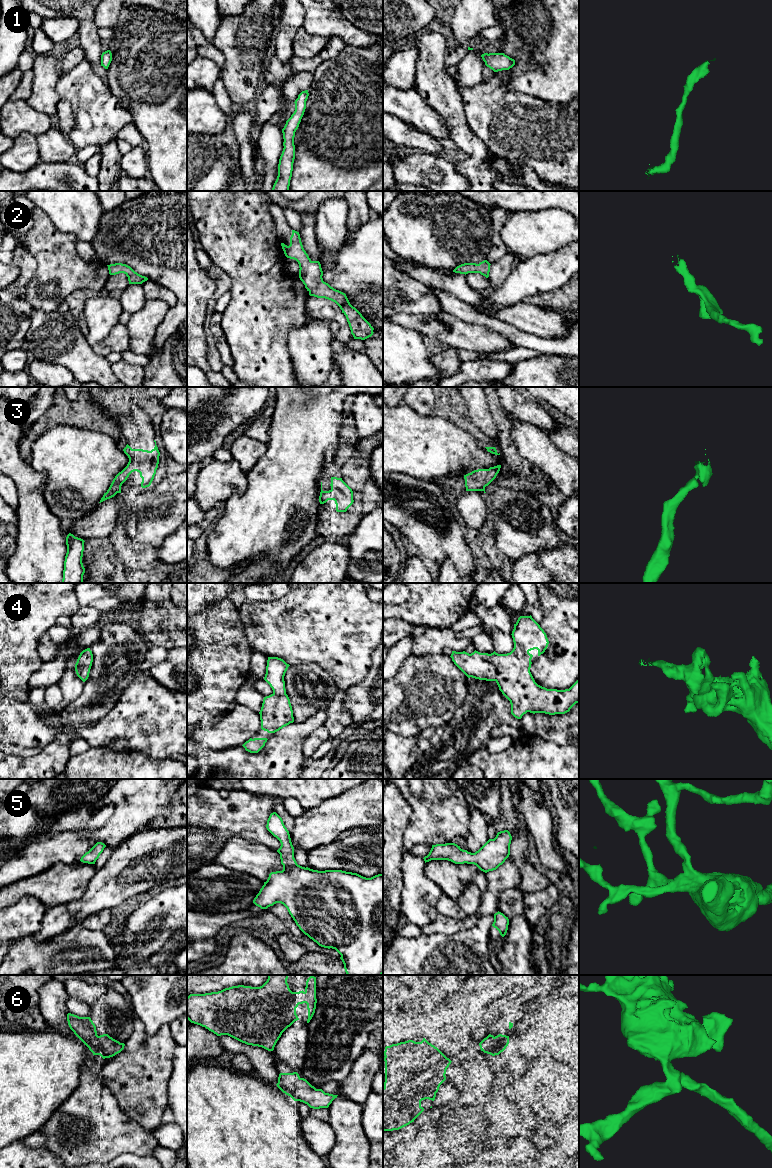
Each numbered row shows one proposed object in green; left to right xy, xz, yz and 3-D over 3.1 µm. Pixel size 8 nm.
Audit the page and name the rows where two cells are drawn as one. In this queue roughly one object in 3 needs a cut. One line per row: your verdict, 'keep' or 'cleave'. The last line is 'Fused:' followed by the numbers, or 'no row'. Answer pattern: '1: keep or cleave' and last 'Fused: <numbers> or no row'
1: keep
2: keep
3: keep
4: keep
5: keep
6: keep
Fused: no row

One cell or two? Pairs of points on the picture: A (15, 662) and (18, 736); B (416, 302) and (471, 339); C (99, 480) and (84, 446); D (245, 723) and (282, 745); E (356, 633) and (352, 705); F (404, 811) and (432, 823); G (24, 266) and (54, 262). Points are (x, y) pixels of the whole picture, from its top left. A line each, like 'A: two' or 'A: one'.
A: two
B: two
C: one
D: two
E: two
F: two
G: two

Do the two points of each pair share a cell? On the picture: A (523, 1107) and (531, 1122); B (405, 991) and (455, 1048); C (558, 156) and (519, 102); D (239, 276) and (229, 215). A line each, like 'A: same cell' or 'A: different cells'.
A: same cell
B: different cells
C: same cell
D: same cell

